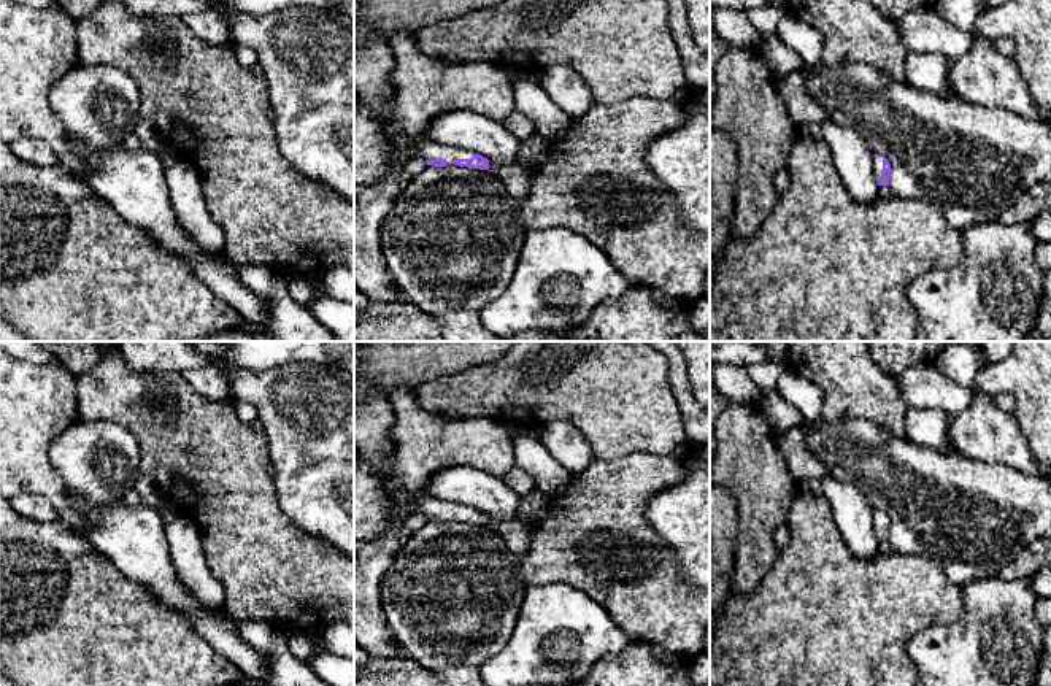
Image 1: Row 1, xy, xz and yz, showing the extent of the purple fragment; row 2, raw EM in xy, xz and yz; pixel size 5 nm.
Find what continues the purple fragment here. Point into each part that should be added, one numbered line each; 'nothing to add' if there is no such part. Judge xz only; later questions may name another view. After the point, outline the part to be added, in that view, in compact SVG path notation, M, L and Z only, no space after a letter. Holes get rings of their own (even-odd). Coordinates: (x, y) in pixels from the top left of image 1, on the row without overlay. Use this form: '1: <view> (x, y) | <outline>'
1: xz (426, 505) | M422 495L414 505L413 511L419 513L422 516L430 516L430 514L446 514L448 521L454 521L456 514L472 514L473 508L465 507L465 505L457 505L454 502L441 502L437 499L432 499L429 495Z

